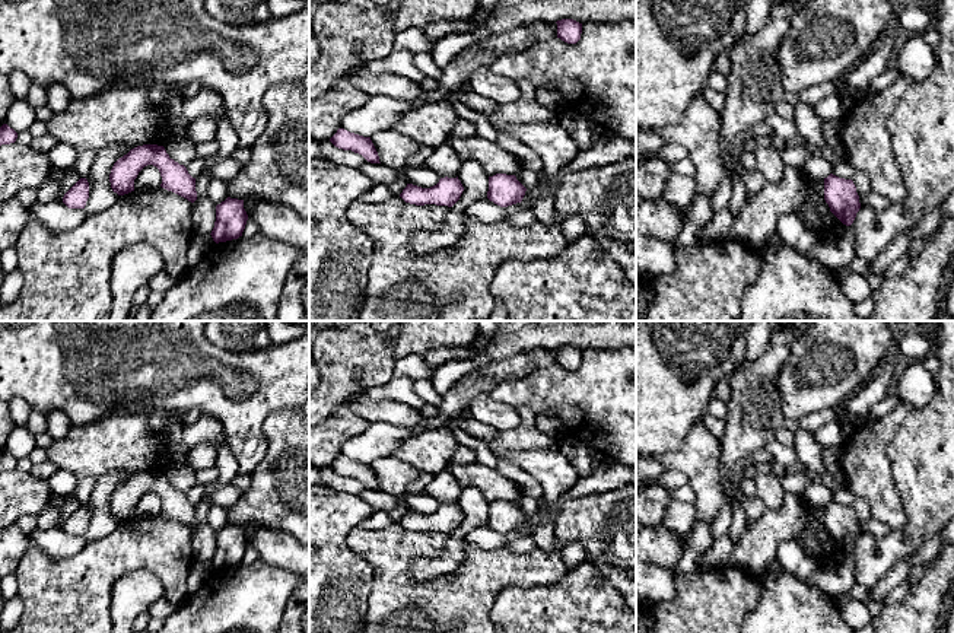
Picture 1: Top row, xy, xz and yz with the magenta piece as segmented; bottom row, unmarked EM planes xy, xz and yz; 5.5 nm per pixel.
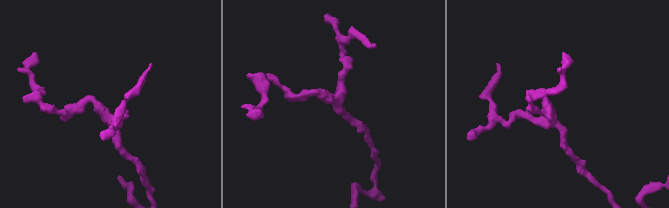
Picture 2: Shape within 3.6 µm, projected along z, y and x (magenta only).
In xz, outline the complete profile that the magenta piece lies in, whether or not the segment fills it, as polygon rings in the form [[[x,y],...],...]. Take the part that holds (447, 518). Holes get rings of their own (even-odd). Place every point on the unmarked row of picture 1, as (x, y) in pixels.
[[[441,505],[439,509],[430,515],[422,515],[407,510],[400,524],[410,531],[424,532],[448,532],[452,534],[461,524],[464,513],[457,505]]]

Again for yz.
[[[830,500],[824,505],[824,527],[830,538],[846,553],[850,553],[861,535],[859,522],[852,506]]]

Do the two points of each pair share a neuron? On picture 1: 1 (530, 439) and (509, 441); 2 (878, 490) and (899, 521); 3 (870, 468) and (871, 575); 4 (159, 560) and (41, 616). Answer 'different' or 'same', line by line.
1: same
2: same
3: different
4: same

